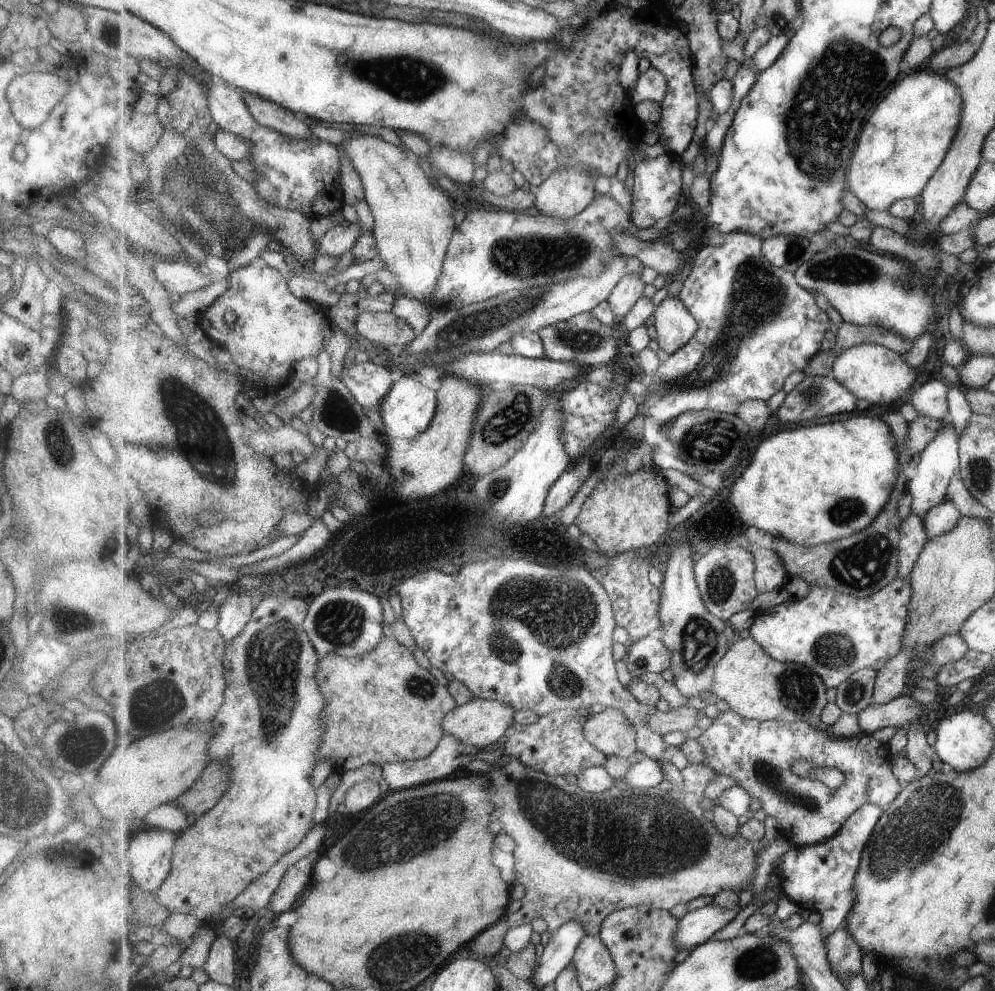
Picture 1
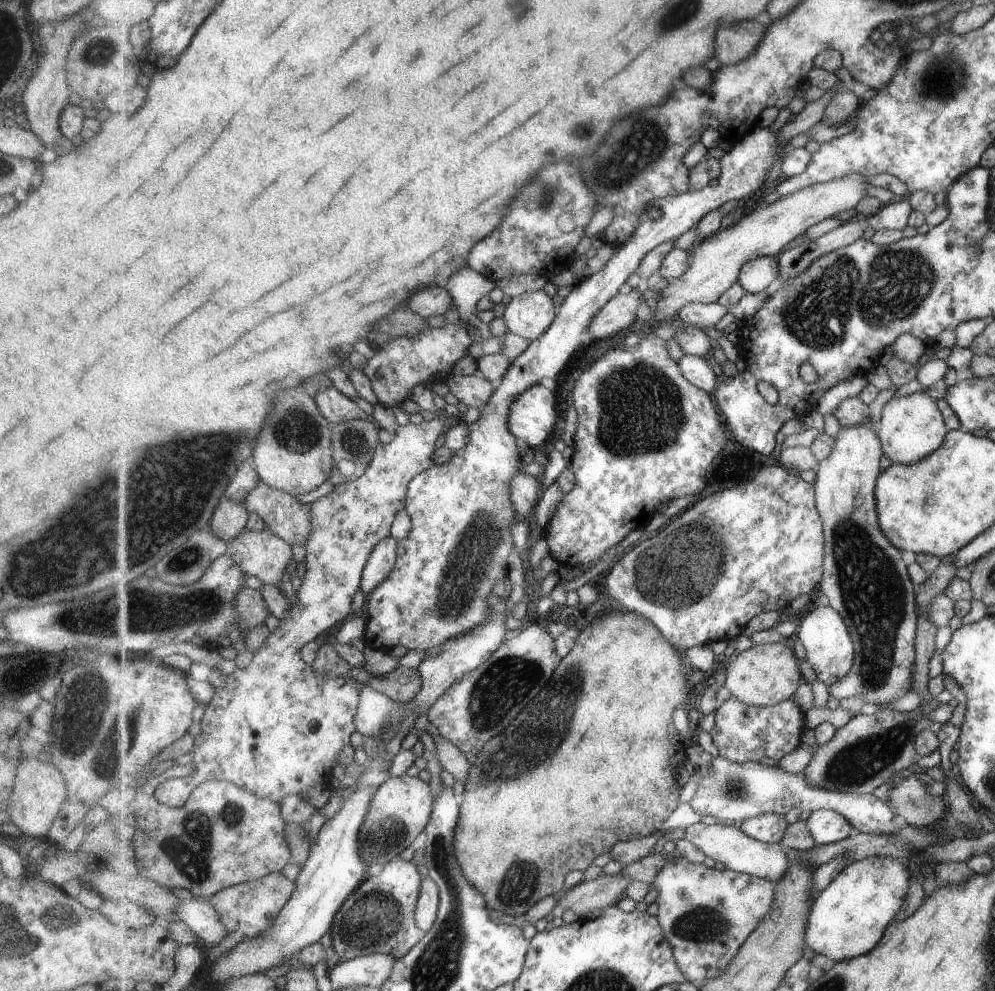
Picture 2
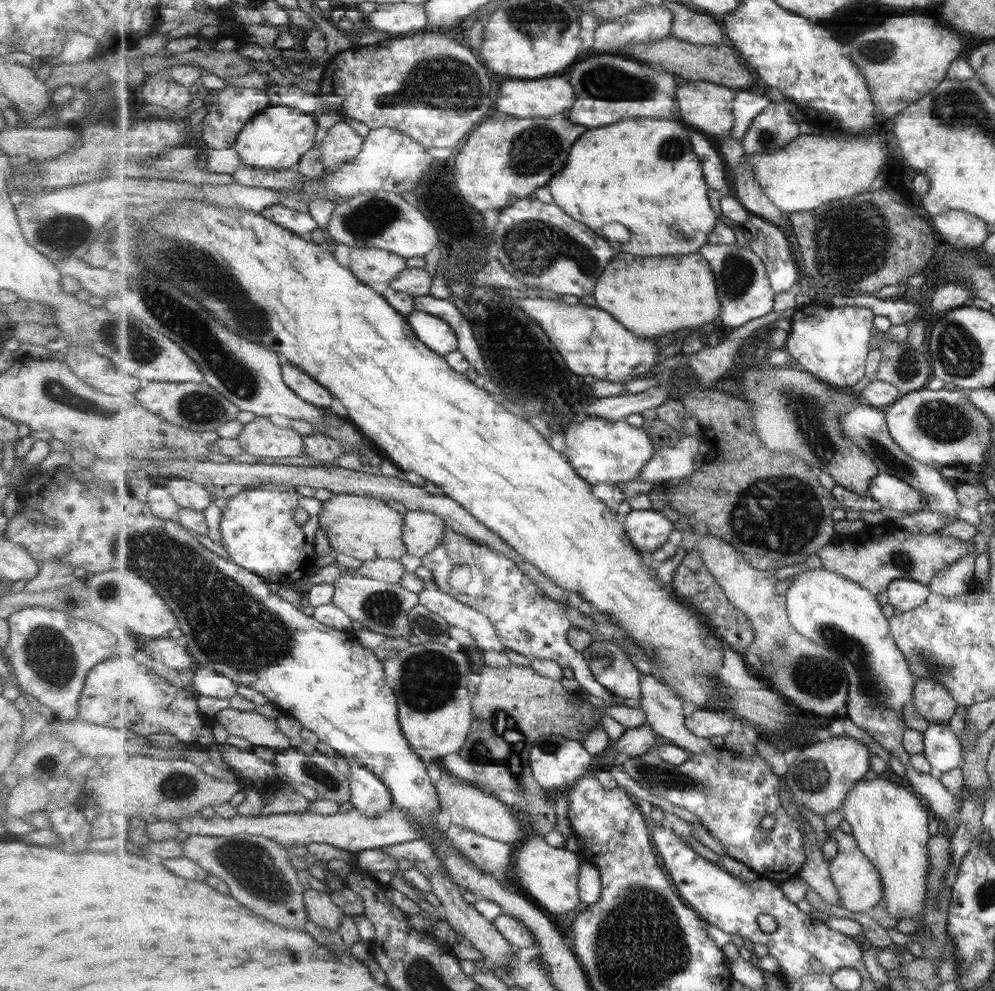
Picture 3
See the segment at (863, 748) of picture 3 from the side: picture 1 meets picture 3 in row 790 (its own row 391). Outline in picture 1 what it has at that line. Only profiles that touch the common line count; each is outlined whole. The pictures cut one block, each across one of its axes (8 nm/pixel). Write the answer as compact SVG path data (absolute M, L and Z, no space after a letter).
M831 375L826 377L805 377L788 395L782 407L775 412L782 424L803 424L805 420L851 414L857 406L857 396L847 390L844 384L836 381Z

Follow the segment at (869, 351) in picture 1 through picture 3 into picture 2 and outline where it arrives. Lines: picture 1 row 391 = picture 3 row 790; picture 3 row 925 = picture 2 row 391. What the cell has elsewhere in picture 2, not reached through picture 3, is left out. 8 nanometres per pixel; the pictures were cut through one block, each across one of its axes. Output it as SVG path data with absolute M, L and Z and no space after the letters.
M925 390L909 396L891 398L882 409L882 418L877 424L884 454L895 464L917 464L929 454L937 452L949 434L945 417L934 398Z

